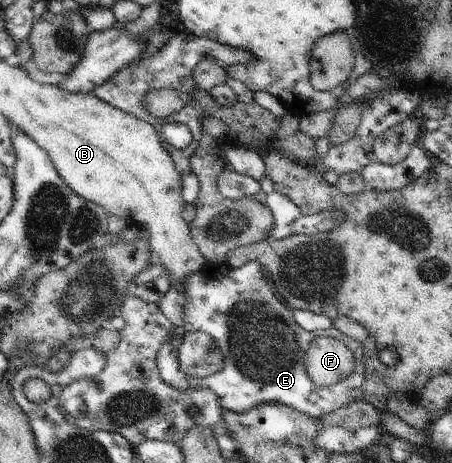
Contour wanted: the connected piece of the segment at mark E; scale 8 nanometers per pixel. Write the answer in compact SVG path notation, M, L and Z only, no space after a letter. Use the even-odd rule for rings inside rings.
M249 261L245 263L242 267L231 268L227 262L219 263L219 264L210 264L208 267L205 267L199 273L195 273L193 276L190 276L183 285L173 285L168 291L165 296L161 297L161 300L156 304L159 307L159 310L167 317L169 320L174 324L174 331L170 336L170 339L167 342L164 342L159 349L157 355L157 364L160 370L161 378L164 380L165 383L169 383L172 387L176 389L203 389L209 388L214 393L216 393L218 400L222 407L227 411L233 411L236 413L242 413L248 411L251 407L256 407L261 403L283 403L293 407L295 410L302 412L303 414L309 415L314 417L315 419L323 418L325 415L334 413L336 410L339 410L342 406L349 404L351 401L362 398L362 386L364 383L364 372L365 372L365 365L362 361L363 356L363 347L362 343L353 340L350 336L343 334L339 331L337 334L334 328L327 330L323 334L331 337L335 337L337 339L341 339L345 344L349 347L349 350L353 353L354 356L354 369L351 374L345 378L344 381L338 382L337 384L331 385L330 387L317 387L316 384L309 378L307 374L304 362L306 357L307 349L310 347L311 341L315 337L319 337L322 335L320 332L310 332L306 331L304 328L301 328L294 319L292 308L289 308L287 304L285 304L277 292L269 285L269 282L265 279L263 275L264 266L257 262L257 261ZM191 331L203 331L209 333L213 338L215 344L218 346L218 349L222 352L224 356L224 363L225 366L215 375L211 375L206 379L200 379L199 377L190 377L185 376L181 369L179 368L179 347L182 343L182 338L184 334L187 334Z

